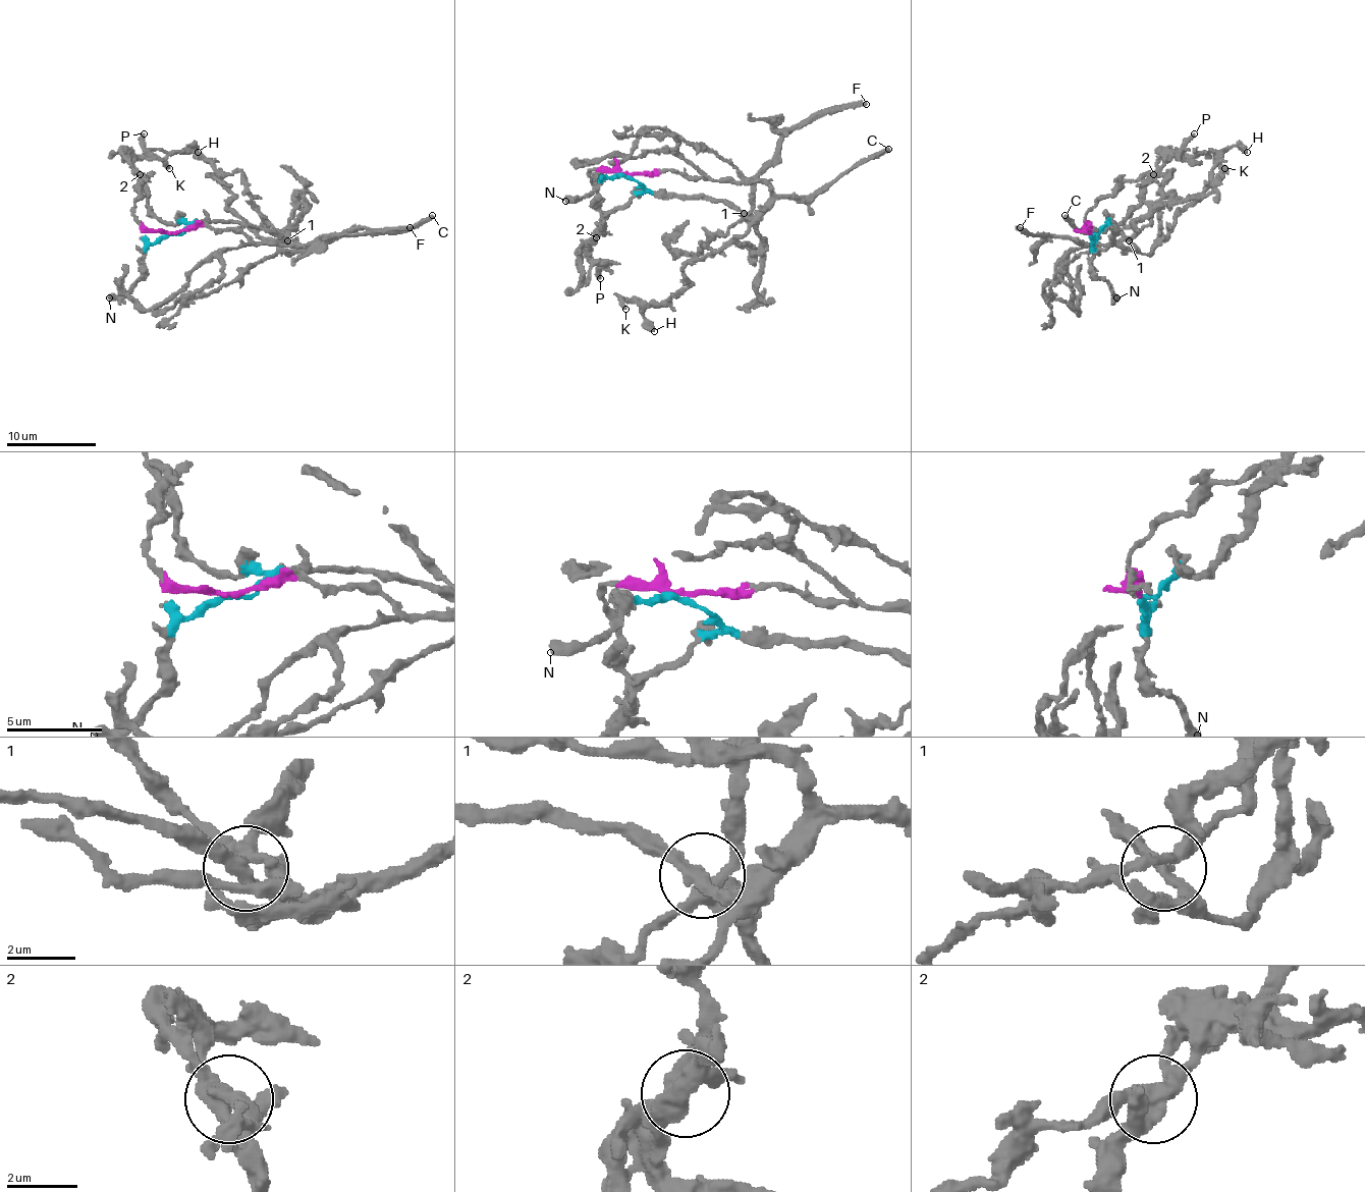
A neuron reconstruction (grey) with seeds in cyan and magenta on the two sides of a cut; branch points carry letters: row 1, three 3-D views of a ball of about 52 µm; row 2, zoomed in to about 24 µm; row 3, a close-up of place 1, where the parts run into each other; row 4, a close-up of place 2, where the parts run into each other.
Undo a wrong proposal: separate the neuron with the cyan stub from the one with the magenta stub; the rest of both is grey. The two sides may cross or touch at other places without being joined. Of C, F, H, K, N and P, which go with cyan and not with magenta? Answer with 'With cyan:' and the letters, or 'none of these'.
With cyan: C, H, K, N

